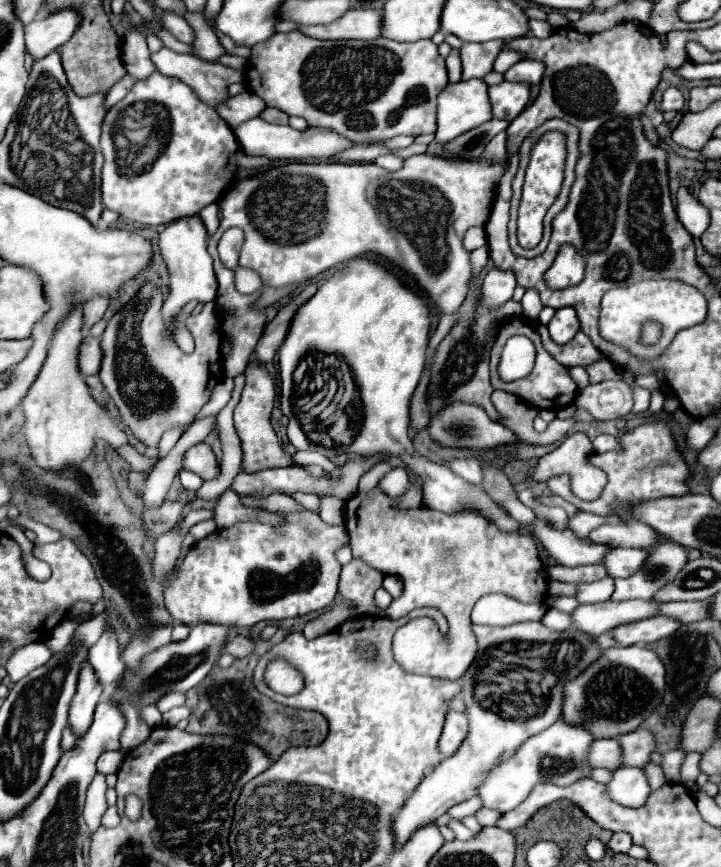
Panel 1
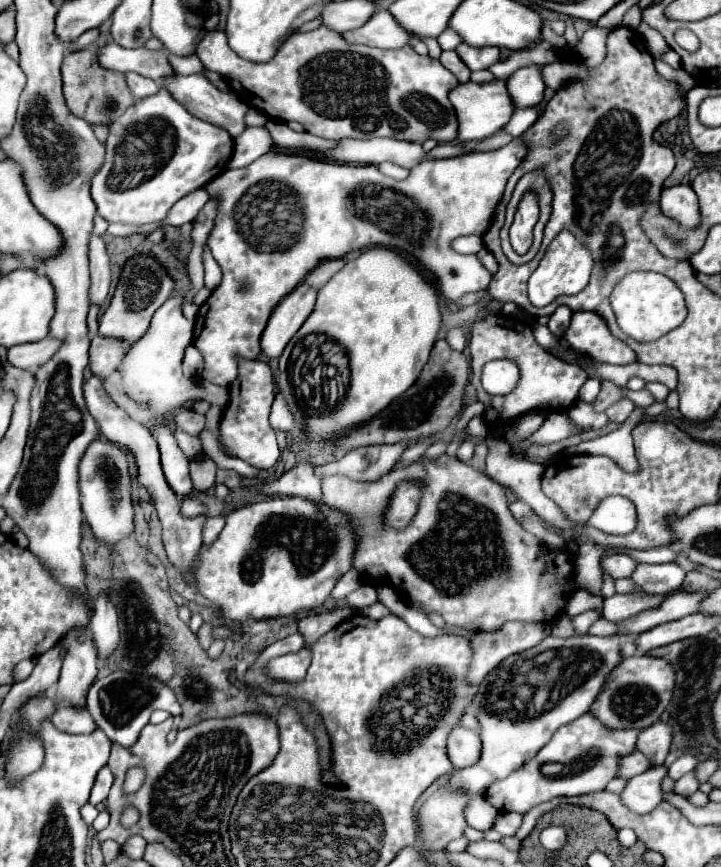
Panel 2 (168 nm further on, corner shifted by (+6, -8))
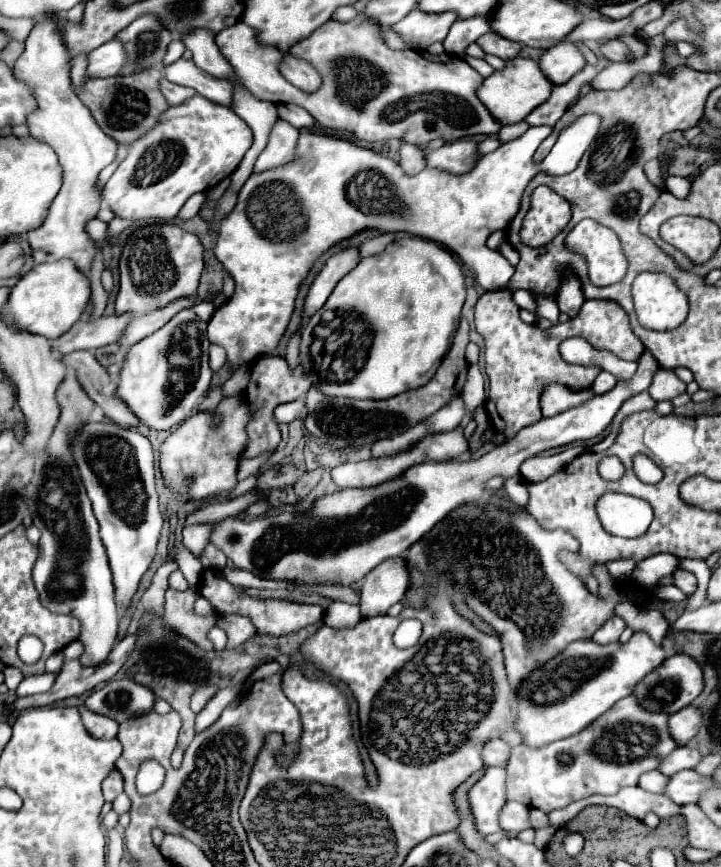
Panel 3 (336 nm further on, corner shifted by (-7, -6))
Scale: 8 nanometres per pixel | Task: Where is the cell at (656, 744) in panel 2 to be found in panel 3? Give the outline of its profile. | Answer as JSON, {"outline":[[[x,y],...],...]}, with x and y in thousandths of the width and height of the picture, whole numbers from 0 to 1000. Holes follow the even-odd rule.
{"outline":[[[958,813],[928,827],[928,843],[936,852],[942,852],[945,859],[953,859],[953,855],[964,850],[972,836],[975,836],[975,820]]]}

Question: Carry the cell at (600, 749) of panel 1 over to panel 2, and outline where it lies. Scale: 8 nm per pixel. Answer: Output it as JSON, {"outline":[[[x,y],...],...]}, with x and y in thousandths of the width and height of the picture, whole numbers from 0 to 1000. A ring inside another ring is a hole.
{"outline":[[[879,866],[874,871],[865,871],[865,873],[857,873],[857,885],[854,885],[854,896],[863,896],[863,899],[874,899],[885,892],[890,892],[896,885],[902,885],[902,880],[896,878],[896,873],[890,873],[890,869]]]}

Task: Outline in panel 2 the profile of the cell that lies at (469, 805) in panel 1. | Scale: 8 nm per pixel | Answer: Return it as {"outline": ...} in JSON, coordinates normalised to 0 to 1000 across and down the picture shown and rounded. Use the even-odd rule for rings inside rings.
{"outline":[[[655,919],[644,933],[644,940],[646,940],[646,949],[663,958],[674,958],[682,954],[691,935],[685,935],[682,928],[674,926],[671,919]]]}

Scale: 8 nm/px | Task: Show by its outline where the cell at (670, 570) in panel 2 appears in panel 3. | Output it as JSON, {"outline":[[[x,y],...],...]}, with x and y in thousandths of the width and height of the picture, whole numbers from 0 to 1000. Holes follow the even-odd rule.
{"outline":[[[942,656],[942,659],[936,659],[936,675],[950,684],[950,686],[961,686],[964,684],[964,679],[967,679],[967,668],[964,668],[964,663],[958,663],[956,659],[947,659],[947,656]]]}

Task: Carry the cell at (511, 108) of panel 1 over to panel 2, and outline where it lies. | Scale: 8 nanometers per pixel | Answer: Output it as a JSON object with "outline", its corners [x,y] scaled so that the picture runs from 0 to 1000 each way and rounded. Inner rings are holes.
{"outline":[[[730,77],[718,80],[713,87],[705,89],[702,103],[710,116],[713,126],[730,126],[730,123],[743,123],[752,112],[755,112],[755,98],[752,89],[746,84],[746,77]]]}

